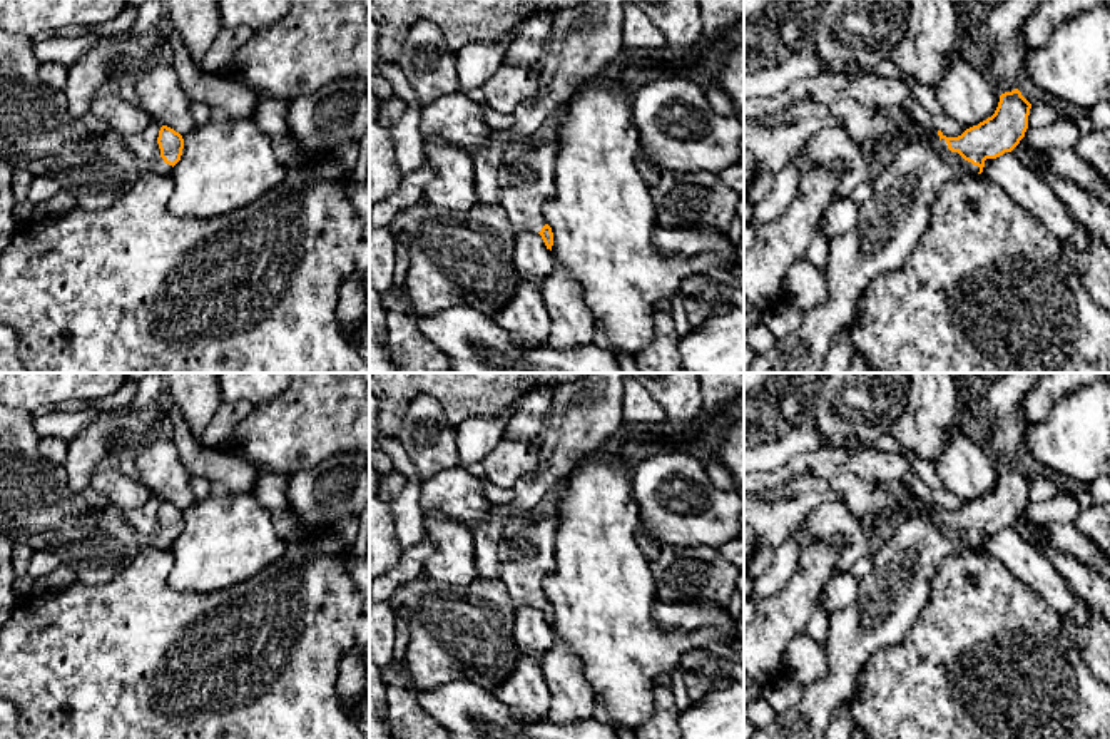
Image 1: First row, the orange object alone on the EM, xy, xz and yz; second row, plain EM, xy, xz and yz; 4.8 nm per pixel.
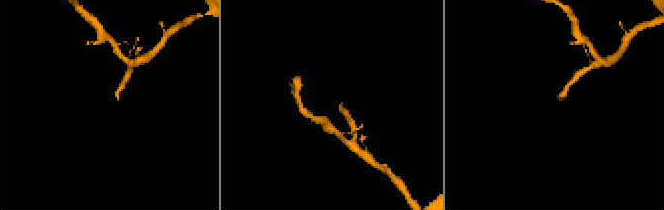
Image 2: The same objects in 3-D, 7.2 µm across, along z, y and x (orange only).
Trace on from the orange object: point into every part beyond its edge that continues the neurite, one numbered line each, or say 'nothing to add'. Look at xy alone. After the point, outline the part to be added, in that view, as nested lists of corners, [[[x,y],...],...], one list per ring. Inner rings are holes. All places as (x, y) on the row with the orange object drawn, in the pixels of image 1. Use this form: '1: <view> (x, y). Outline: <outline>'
1: xy (157, 166). Outline: [[[162,157],[140,164],[140,174],[154,172],[154,174],[171,176],[171,171],[172,166],[165,164]]]

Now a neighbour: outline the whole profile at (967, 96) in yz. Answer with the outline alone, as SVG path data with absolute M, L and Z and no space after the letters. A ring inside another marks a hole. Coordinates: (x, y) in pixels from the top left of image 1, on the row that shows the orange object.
M961 54L951 59L943 79L934 85L934 92L946 117L965 129L991 117L1001 95L981 67Z

